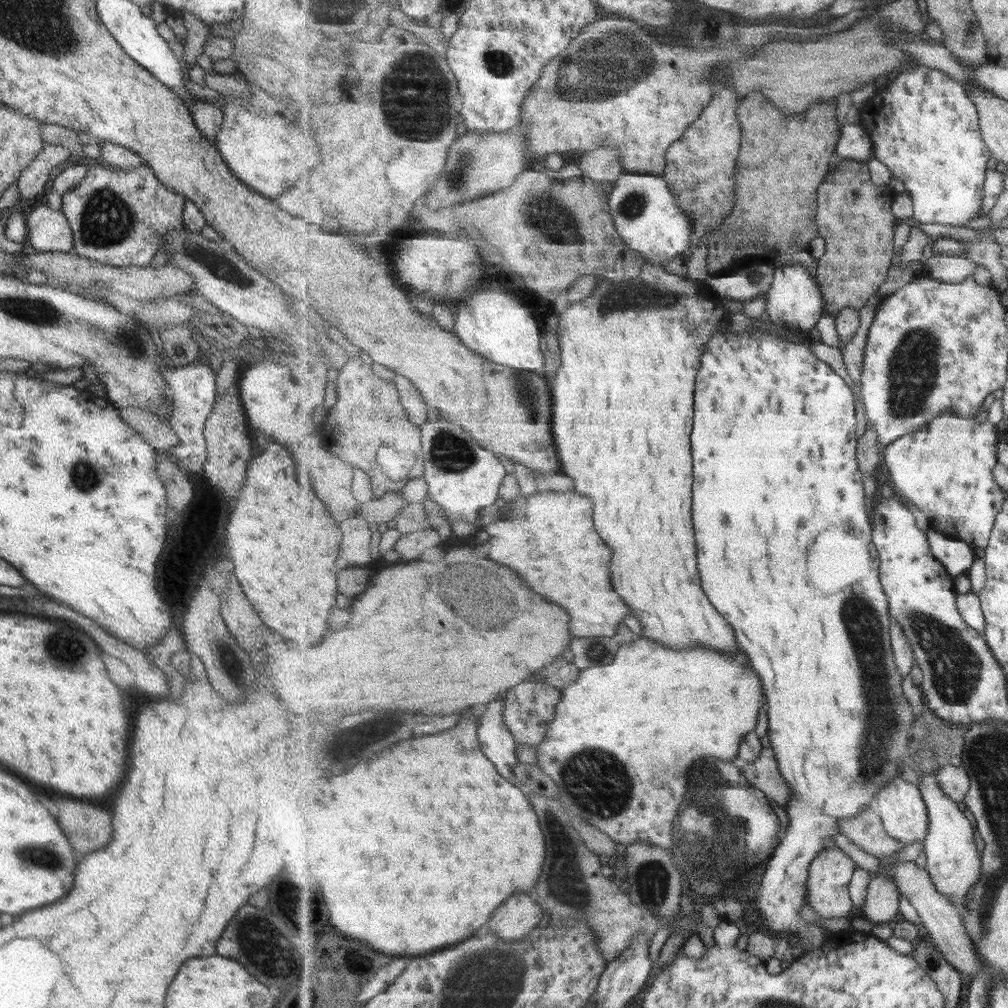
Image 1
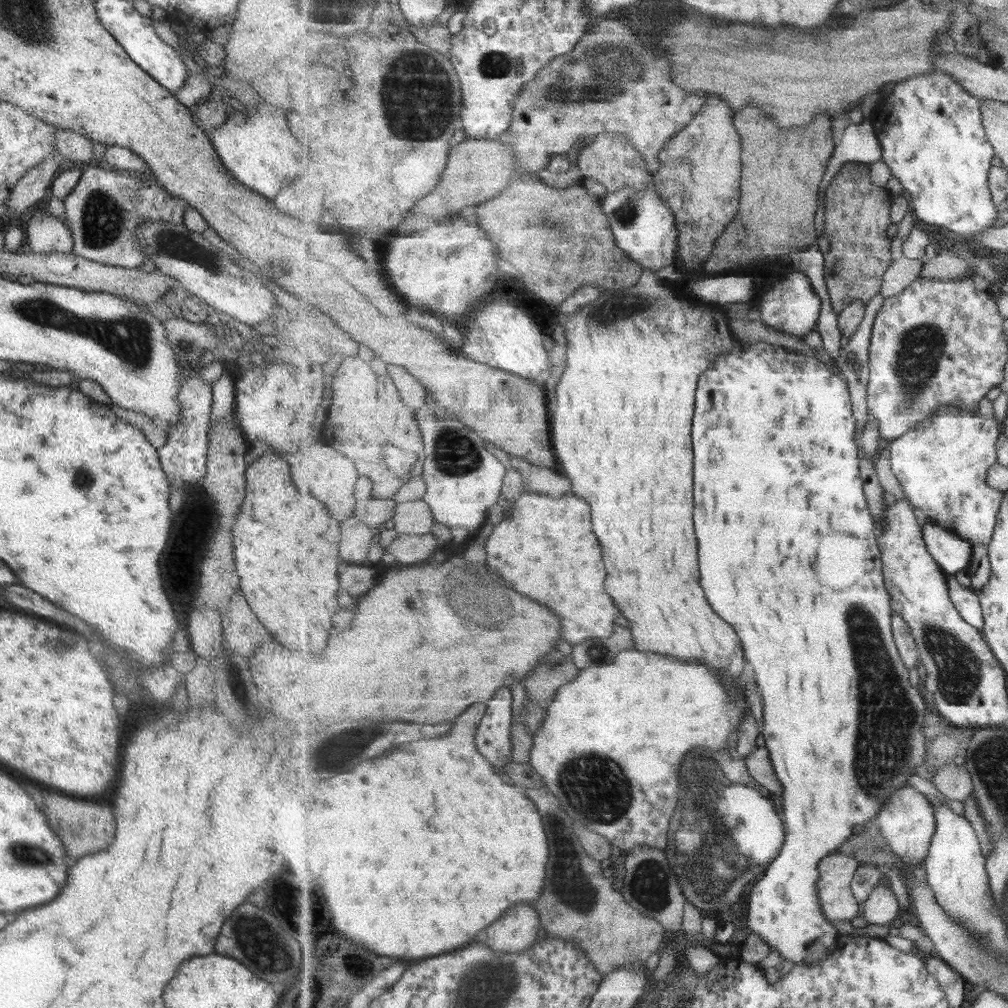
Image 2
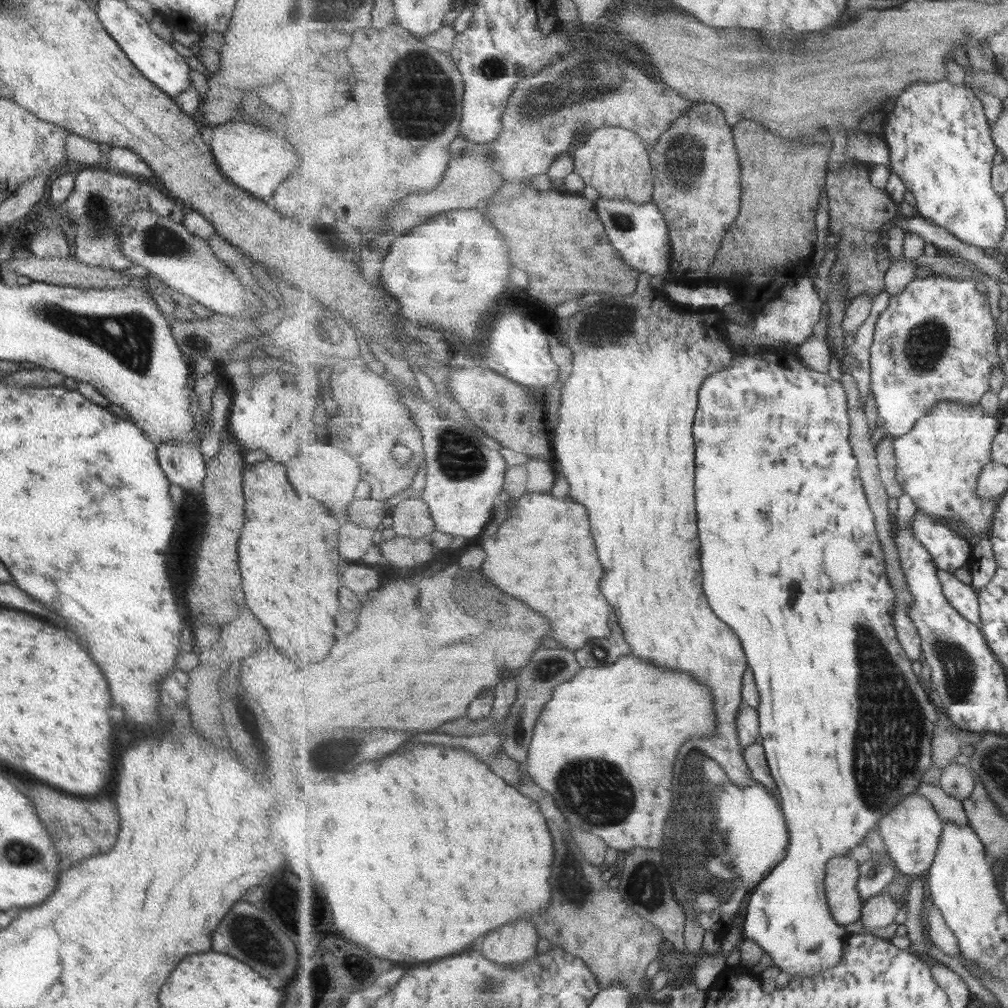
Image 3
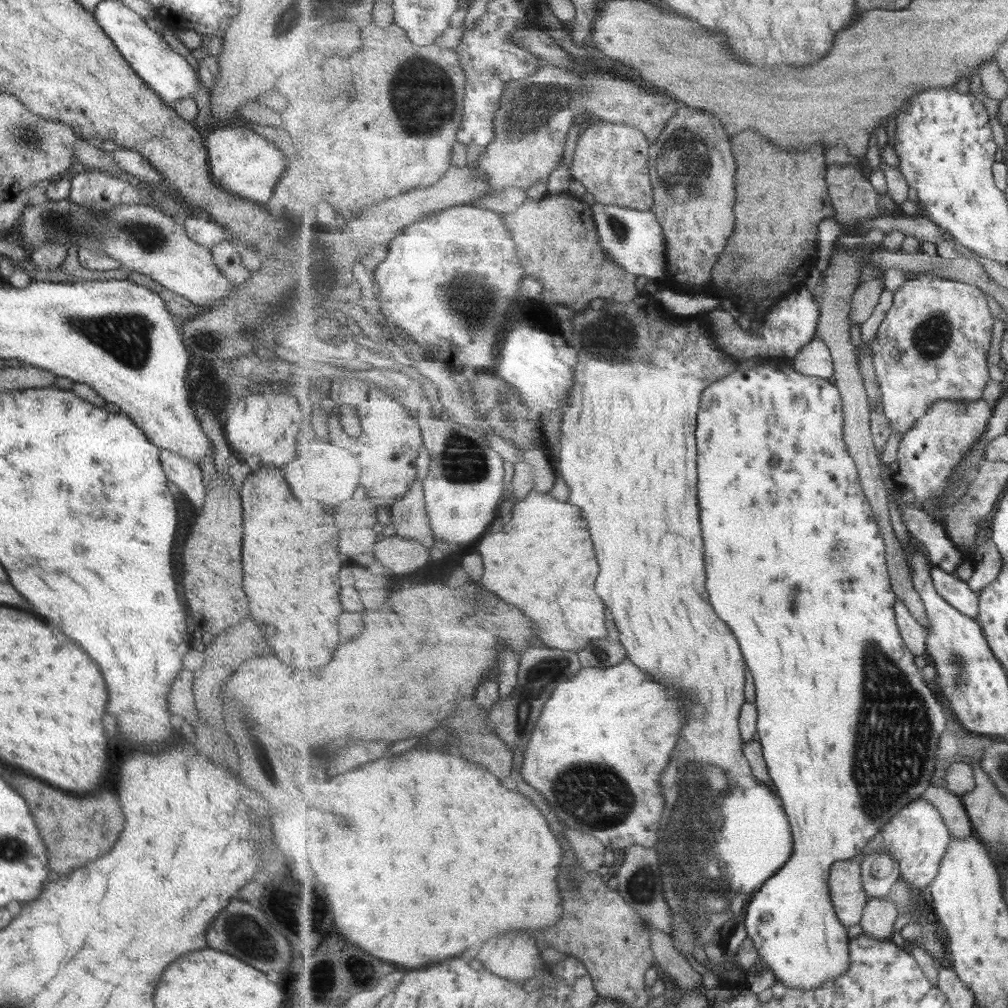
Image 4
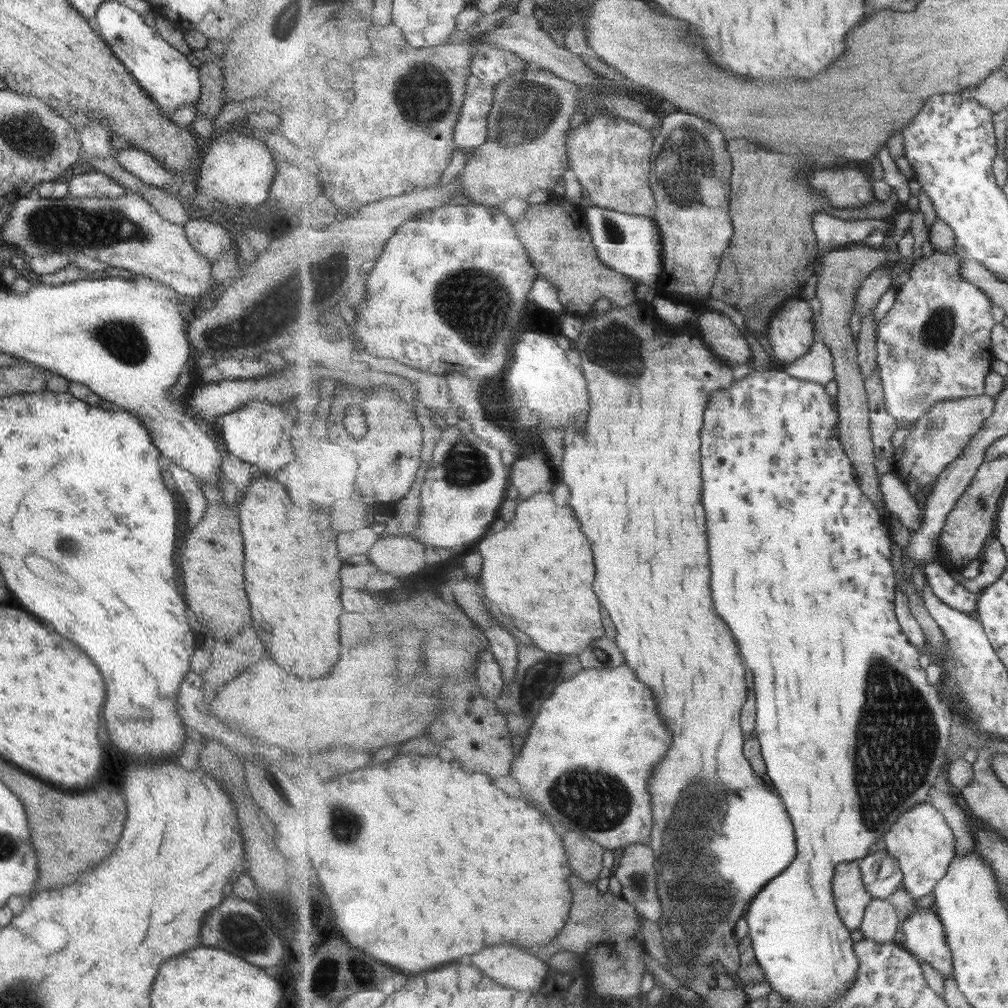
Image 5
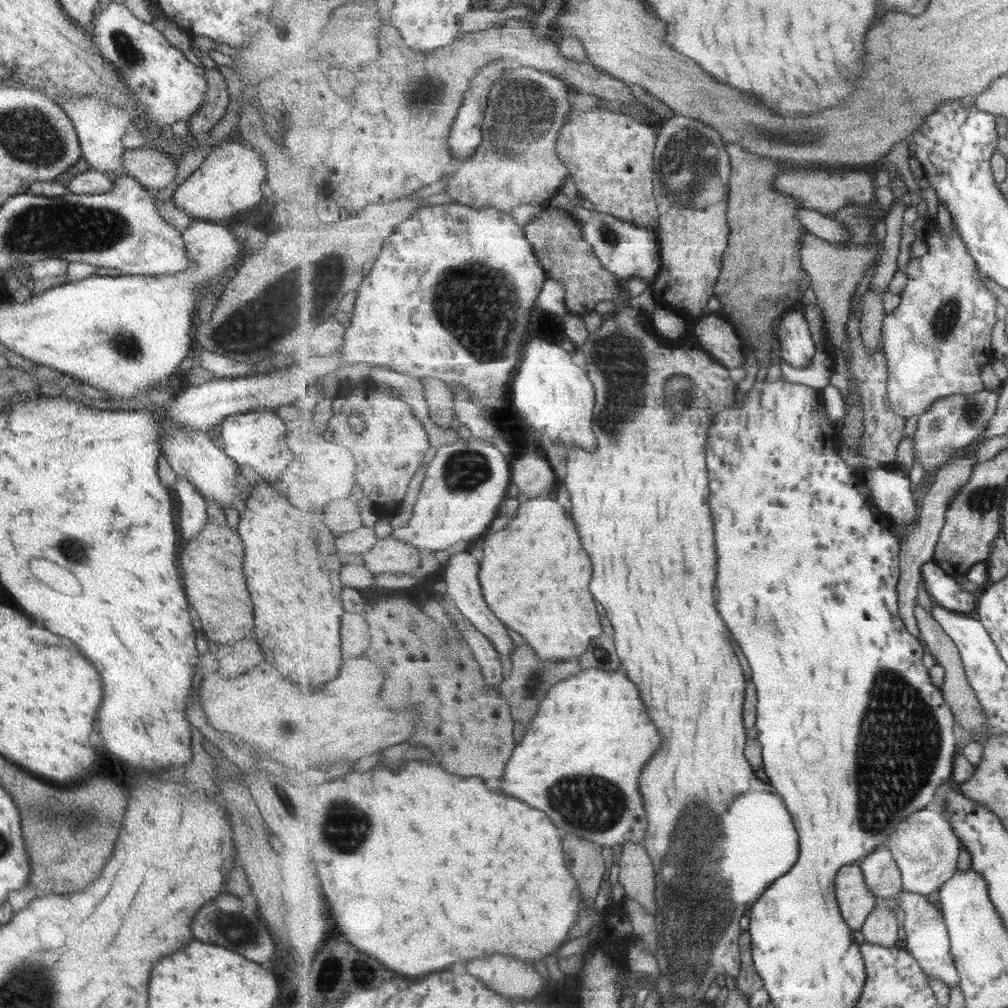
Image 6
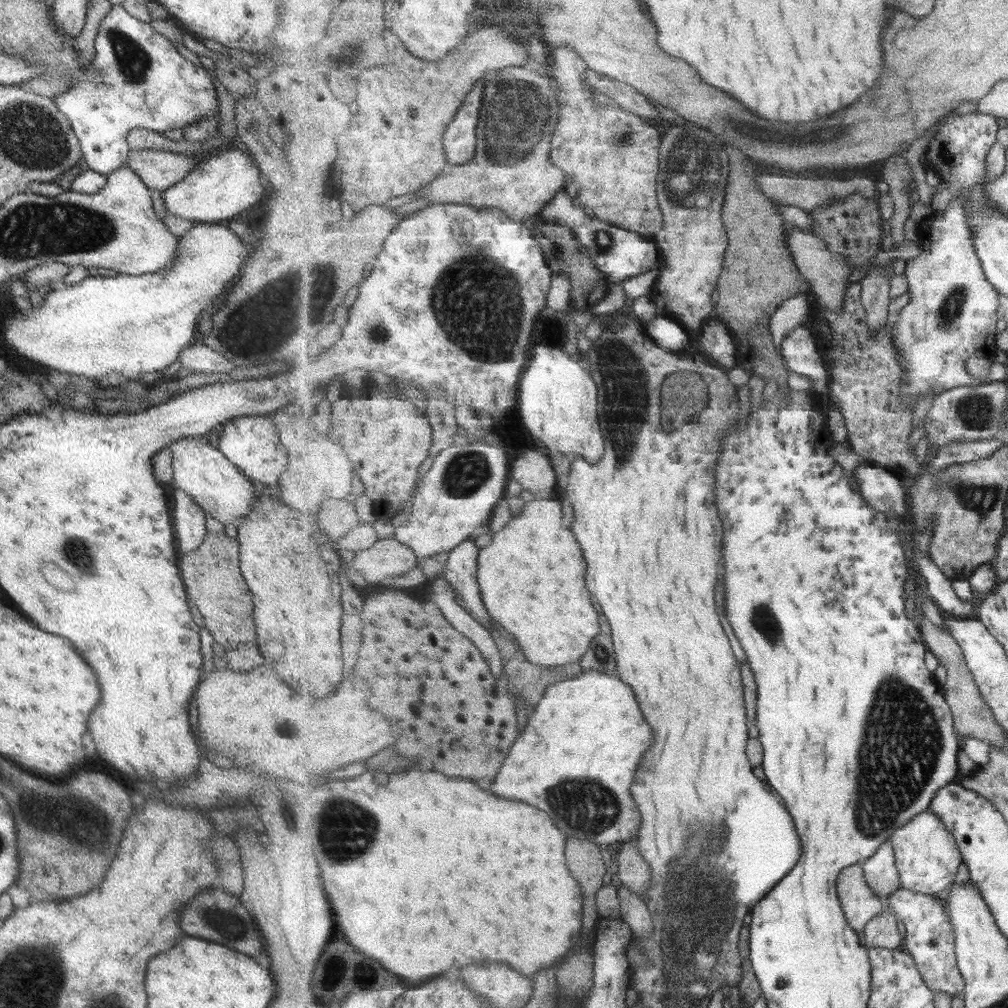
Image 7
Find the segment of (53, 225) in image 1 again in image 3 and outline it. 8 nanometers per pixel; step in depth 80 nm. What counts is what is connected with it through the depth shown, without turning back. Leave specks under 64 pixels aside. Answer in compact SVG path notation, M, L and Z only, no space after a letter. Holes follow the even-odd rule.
M57 228L38 229L27 245L28 251L37 259L56 258L66 260L69 249L65 235Z

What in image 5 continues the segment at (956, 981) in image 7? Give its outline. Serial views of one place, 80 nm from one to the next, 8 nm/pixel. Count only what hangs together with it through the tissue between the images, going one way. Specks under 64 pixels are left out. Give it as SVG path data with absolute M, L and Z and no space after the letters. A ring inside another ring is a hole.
M917 900L913 903L917 904L917 910L911 913L902 924L902 931L905 934L905 948L914 953L920 962L928 962L944 978L954 977L954 958L950 945L947 942L946 928L943 926L942 918L934 908L922 908Z

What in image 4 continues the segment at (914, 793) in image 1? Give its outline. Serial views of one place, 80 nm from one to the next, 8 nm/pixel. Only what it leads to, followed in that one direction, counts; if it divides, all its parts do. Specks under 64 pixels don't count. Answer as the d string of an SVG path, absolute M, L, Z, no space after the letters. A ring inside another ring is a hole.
M919 798L900 810L881 829L886 854L896 859L902 872L902 878L912 884L917 894L925 892L939 874L941 863L951 844L951 832L939 809L930 801Z

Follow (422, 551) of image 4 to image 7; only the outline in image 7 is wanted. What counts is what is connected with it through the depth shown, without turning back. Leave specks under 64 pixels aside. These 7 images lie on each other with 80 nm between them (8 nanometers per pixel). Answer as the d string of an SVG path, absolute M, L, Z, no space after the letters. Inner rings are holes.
M390 537L379 539L371 548L357 552L351 566L358 568L372 584L393 585L394 578L409 572L419 562L410 546Z

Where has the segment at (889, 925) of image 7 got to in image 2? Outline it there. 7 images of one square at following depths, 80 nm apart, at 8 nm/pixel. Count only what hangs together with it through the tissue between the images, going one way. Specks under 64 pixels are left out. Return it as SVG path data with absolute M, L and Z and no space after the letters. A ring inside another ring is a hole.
M888 880L875 887L875 890L864 902L864 917L871 924L890 924L900 917L903 910L897 902L897 896L891 890Z

